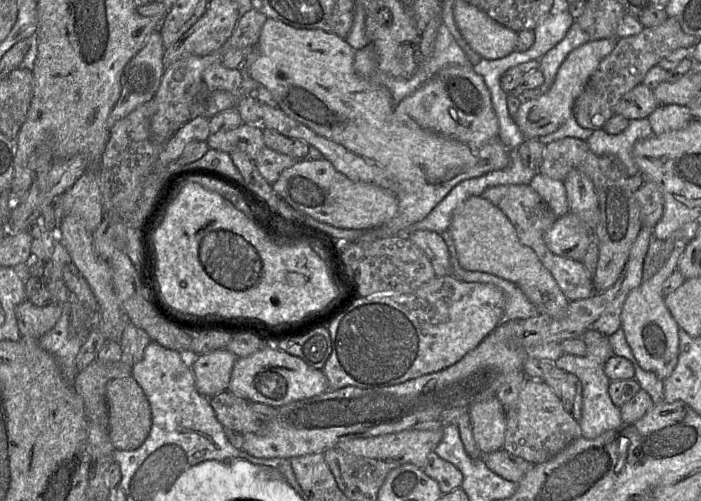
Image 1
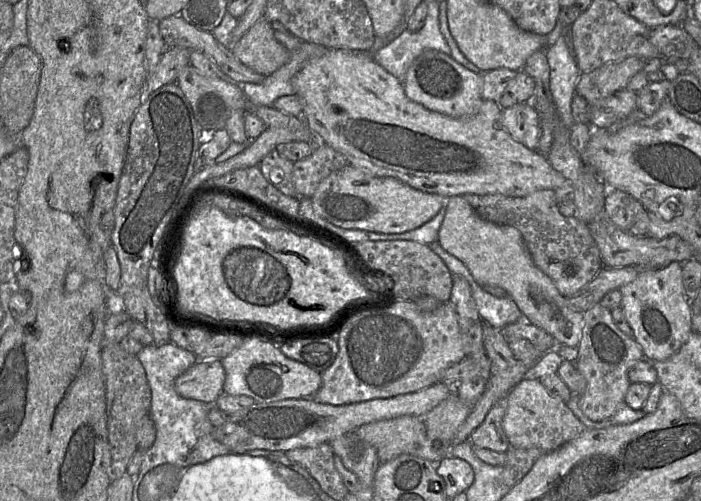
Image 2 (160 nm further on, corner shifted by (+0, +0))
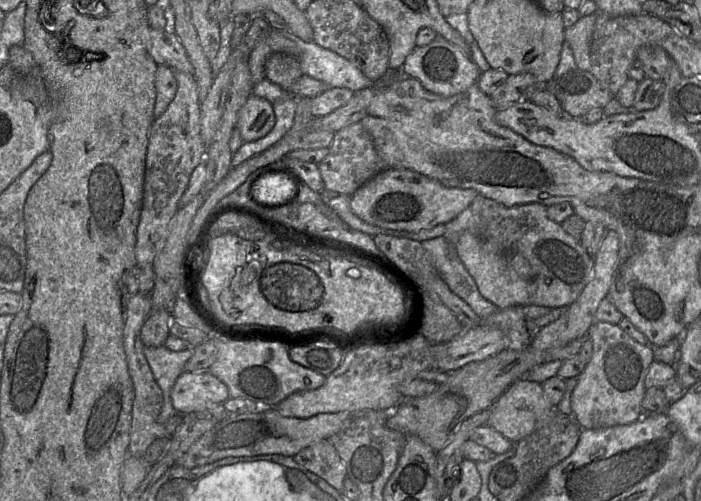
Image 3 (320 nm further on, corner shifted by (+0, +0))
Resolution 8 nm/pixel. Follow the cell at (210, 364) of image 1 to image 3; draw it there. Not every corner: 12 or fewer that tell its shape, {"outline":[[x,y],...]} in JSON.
{"outline":[[209,370],[184,371],[171,398],[178,414],[224,404],[228,386]]}

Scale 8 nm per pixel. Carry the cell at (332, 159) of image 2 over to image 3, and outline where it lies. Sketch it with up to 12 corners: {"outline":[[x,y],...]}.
{"outline":[[360,123],[336,132],[317,166],[351,196],[388,169]]}

